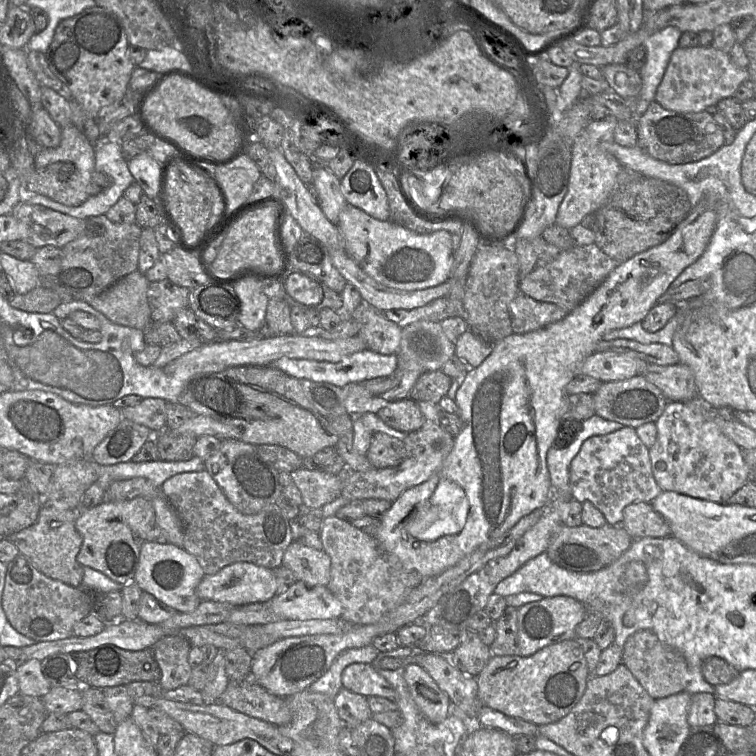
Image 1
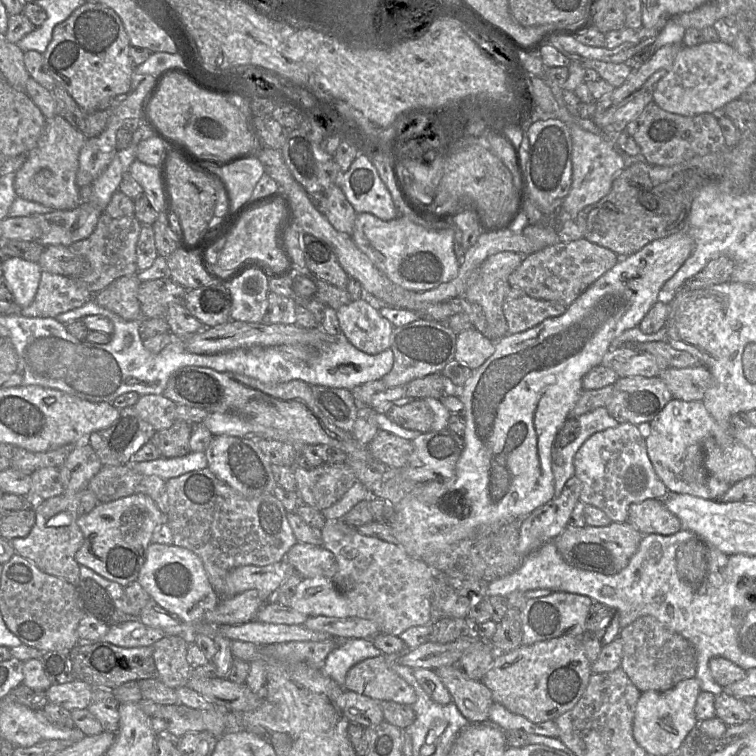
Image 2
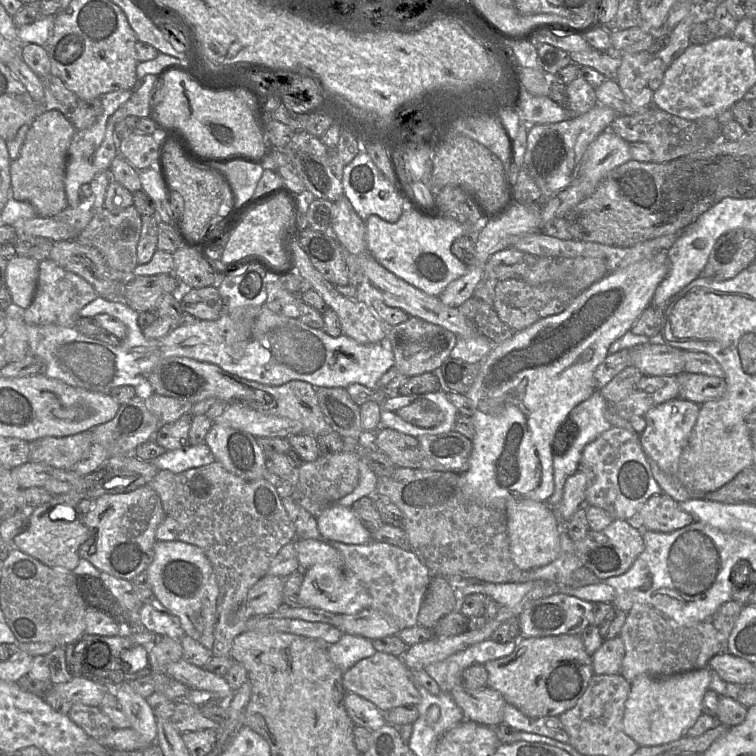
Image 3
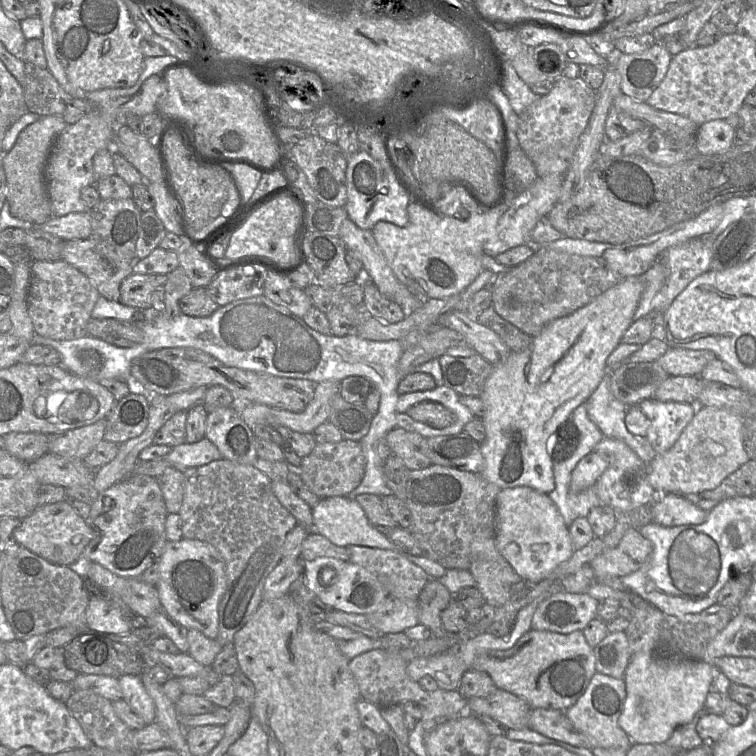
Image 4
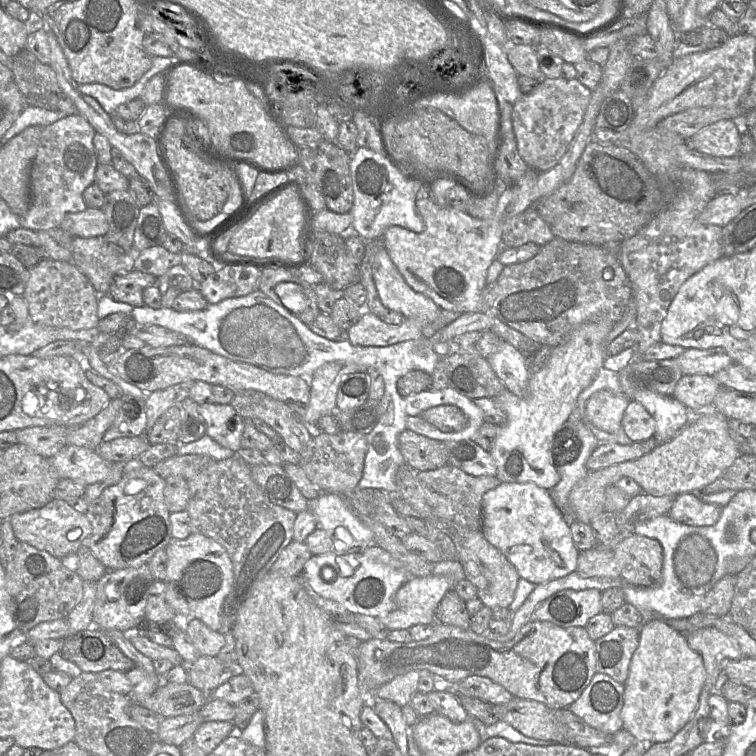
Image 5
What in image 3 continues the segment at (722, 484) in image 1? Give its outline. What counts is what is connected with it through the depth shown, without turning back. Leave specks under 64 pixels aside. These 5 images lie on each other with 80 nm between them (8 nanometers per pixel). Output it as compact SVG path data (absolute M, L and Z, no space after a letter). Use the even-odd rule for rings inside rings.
M676 398L650 409L643 416L646 428L639 436L642 448L646 456L654 460L667 475L676 476L680 456L689 442L699 412L699 404Z

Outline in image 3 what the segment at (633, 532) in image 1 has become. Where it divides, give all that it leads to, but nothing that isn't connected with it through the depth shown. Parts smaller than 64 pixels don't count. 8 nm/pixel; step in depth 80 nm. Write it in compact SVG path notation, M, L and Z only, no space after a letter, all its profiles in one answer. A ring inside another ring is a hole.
M661 493L650 497L636 515L644 530L669 533L686 527L695 518L681 509L679 503L667 494Z

